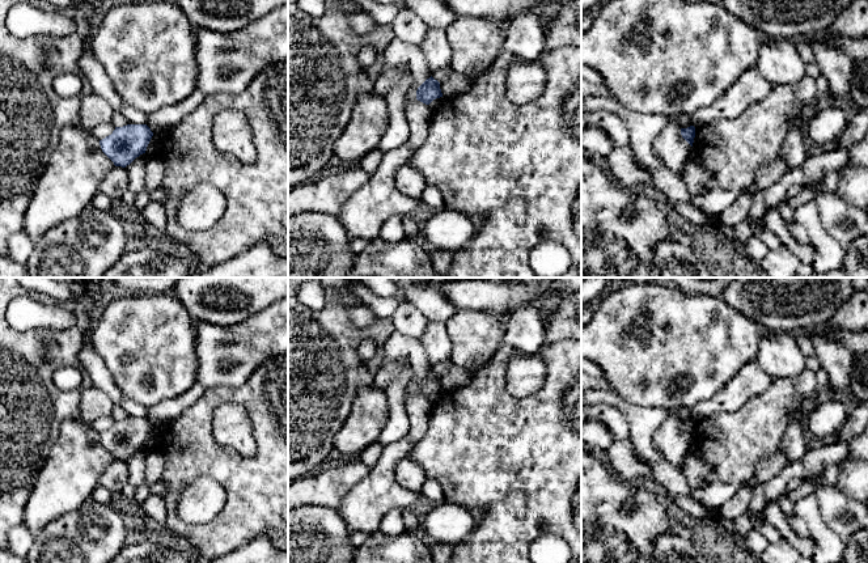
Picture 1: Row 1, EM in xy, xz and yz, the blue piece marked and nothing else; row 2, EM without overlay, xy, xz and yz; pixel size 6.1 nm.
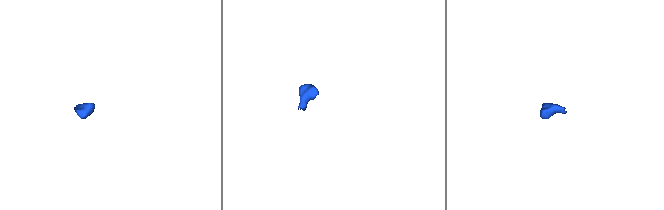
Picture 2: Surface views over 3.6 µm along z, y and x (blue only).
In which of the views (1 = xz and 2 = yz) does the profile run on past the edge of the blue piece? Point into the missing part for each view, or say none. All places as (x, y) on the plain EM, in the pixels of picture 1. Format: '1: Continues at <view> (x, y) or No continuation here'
1: No continuation here
2: No continuation here

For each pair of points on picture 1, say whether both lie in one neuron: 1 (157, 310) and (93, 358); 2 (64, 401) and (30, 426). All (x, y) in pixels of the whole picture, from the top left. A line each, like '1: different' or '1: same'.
1: different
2: same

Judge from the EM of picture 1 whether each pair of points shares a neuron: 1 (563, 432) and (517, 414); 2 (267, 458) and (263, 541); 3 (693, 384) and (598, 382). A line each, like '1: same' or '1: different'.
1: same
2: different
3: different

